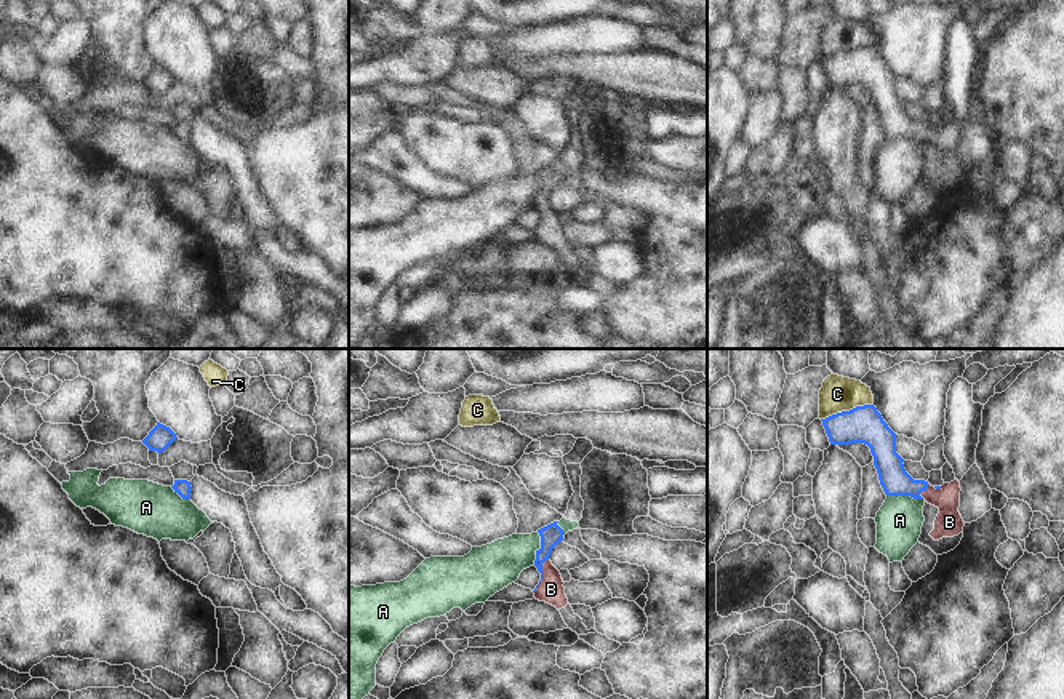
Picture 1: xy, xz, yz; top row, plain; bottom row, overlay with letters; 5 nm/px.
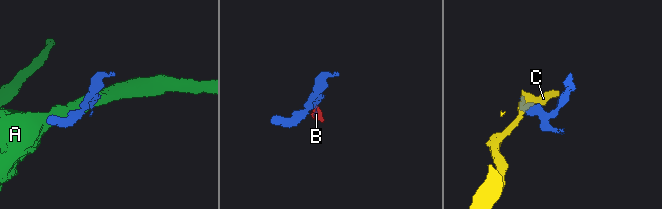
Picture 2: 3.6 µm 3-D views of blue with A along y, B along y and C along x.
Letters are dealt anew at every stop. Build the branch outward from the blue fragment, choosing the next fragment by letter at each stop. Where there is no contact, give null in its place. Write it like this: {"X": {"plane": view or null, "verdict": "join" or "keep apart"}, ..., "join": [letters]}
{"A": {"plane": "xz", "verdict": "keep apart"}, "B": {"plane": "xz", "verdict": "join"}, "C": {"plane": "yz", "verdict": "keep apart"}, "join": ["B"]}

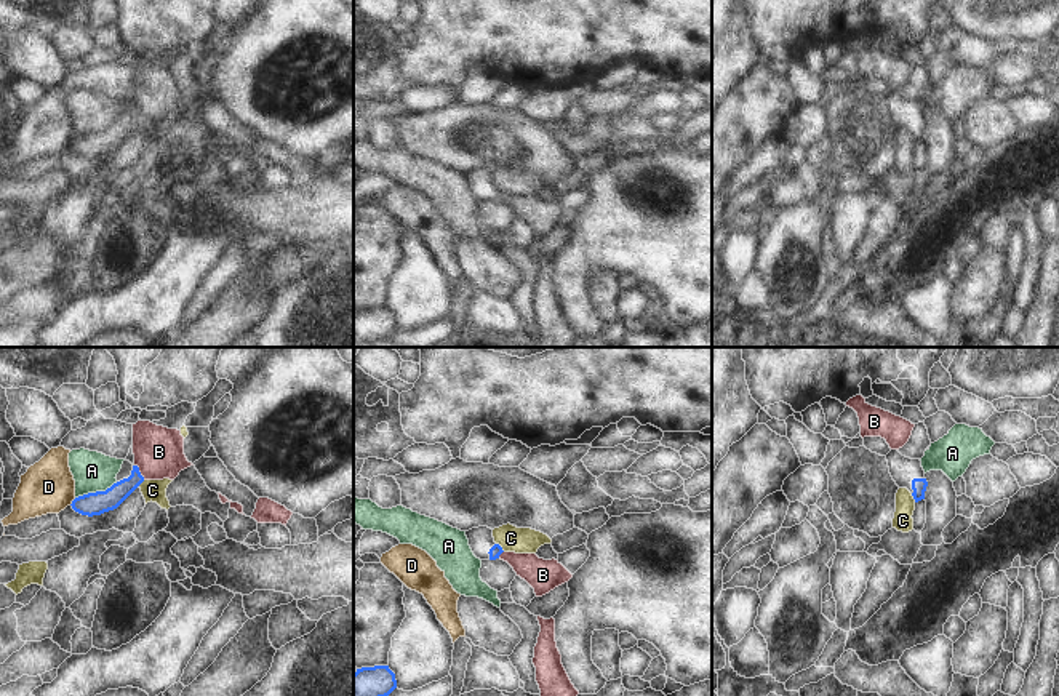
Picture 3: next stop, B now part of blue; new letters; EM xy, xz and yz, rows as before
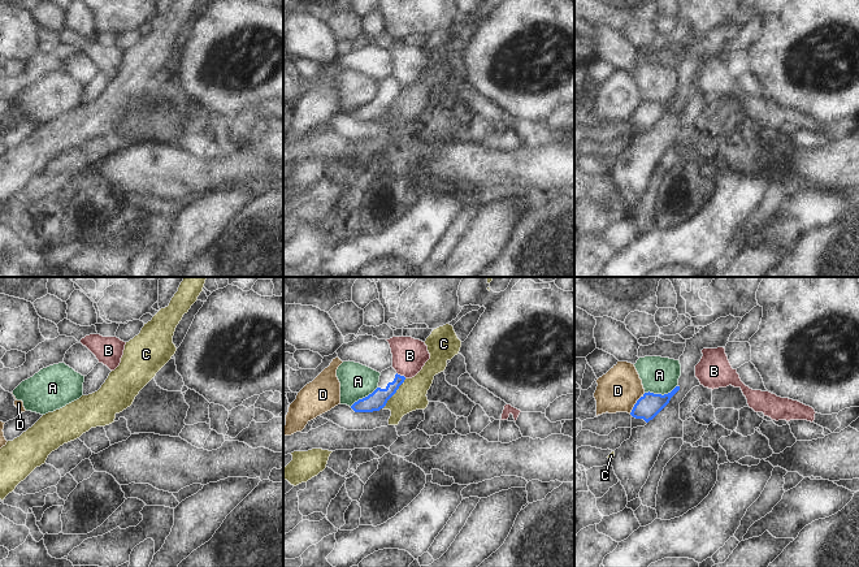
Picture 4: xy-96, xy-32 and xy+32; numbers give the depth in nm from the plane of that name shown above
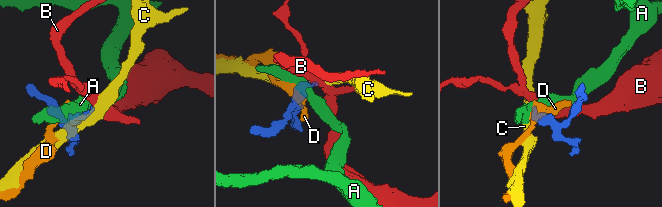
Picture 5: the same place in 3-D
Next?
{"A": {"plane": "xy", "verdict": "keep apart"}, "B": {"plane": "xy", "verdict": "keep apart"}, "C": {"plane": "xz", "verdict": "keep apart"}, "D": {"plane": "xy", "verdict": "keep apart"}, "join": []}

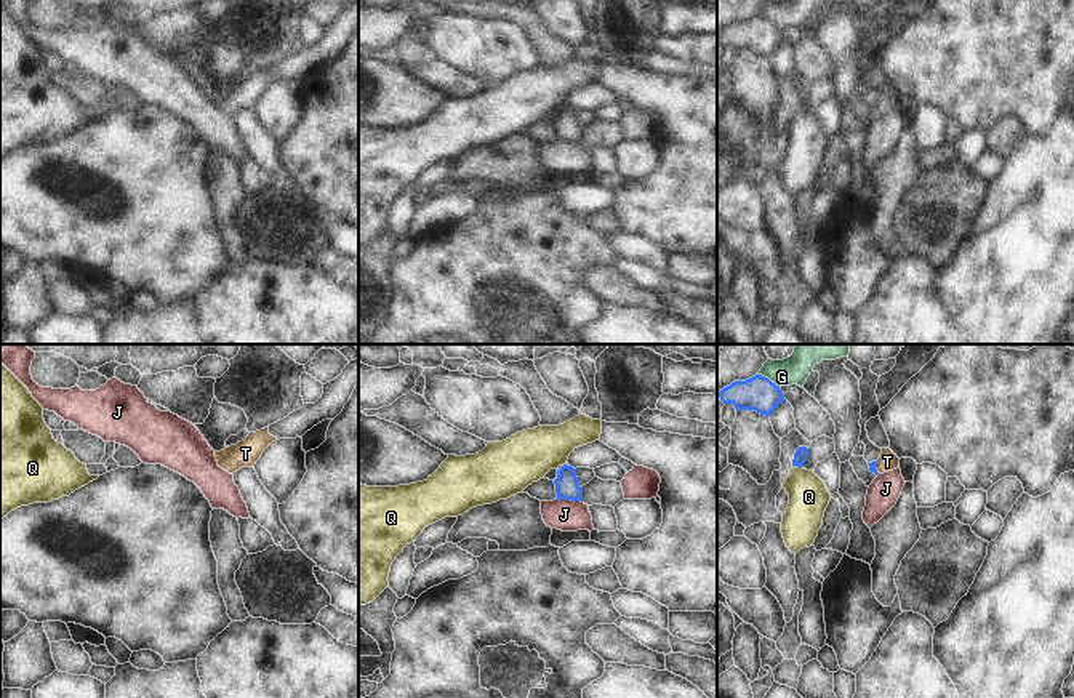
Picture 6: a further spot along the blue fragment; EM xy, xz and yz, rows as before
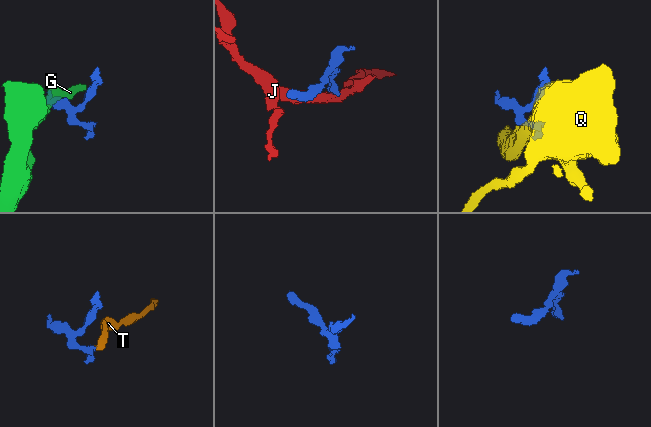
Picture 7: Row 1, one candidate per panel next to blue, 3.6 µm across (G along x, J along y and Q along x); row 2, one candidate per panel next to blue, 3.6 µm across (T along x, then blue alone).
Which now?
{"G": {"plane": "yz", "verdict": "keep apart"}, "J": {"plane": "xz", "verdict": "keep apart"}, "Q": {"plane": "yz", "verdict": "keep apart"}, "T": {"plane": "yz", "verdict": "join"}, "join": ["T"]}

